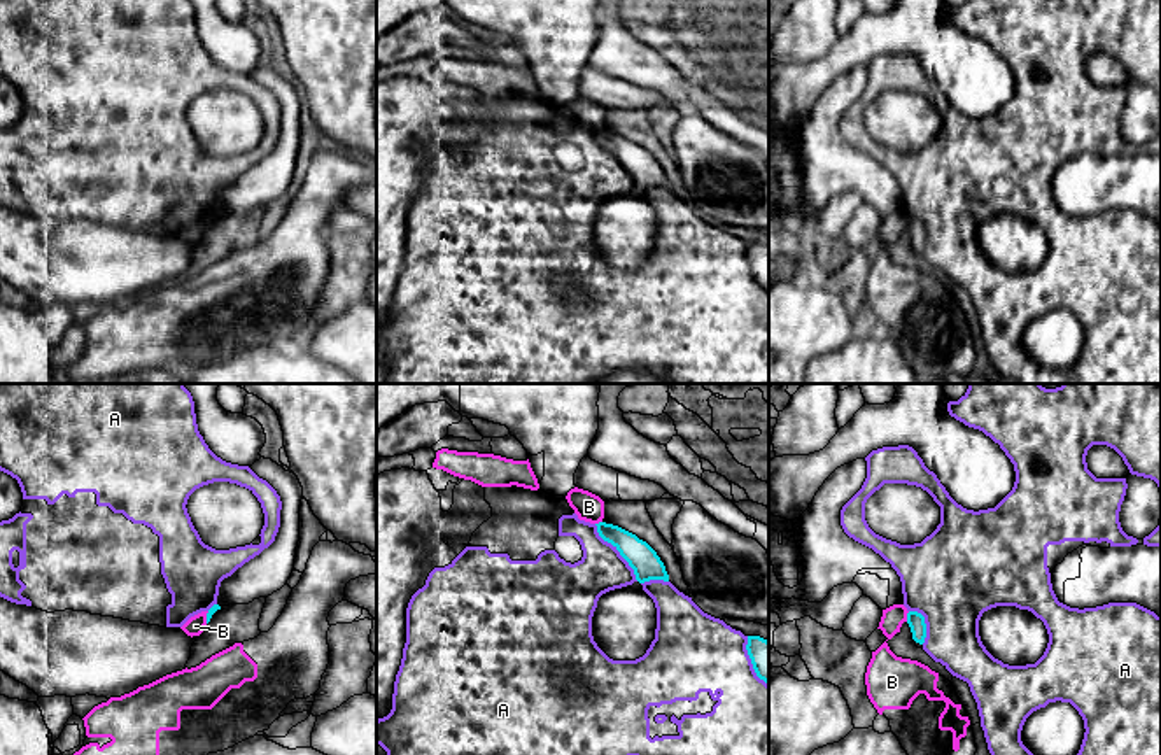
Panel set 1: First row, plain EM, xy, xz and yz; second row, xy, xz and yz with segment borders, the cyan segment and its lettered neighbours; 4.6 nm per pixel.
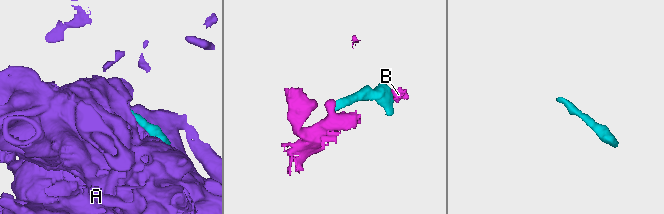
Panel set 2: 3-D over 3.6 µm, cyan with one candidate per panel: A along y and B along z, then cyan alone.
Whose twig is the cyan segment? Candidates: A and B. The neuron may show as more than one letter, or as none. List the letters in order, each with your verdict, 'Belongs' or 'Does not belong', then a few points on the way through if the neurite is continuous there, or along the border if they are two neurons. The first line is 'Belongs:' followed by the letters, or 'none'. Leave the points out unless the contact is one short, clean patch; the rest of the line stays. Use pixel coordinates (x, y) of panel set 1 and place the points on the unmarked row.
Belongs: none
A: Does not belong
B: Does not belong. Boundary: yz (909, 219), (906, 228)

